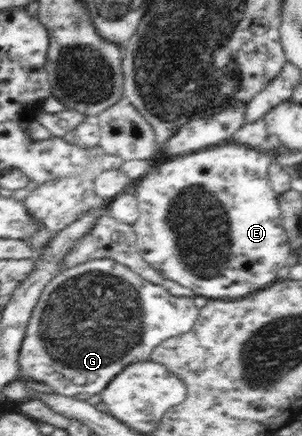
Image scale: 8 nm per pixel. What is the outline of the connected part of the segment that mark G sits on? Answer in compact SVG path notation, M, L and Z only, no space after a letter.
M88 260L58 273L40 294L19 350L19 372L23 378L48 385L58 395L87 401L91 396L102 394L112 378L128 364L151 360L150 354L160 342L192 330L198 312L194 298L176 297L162 285L144 280L115 260Z

